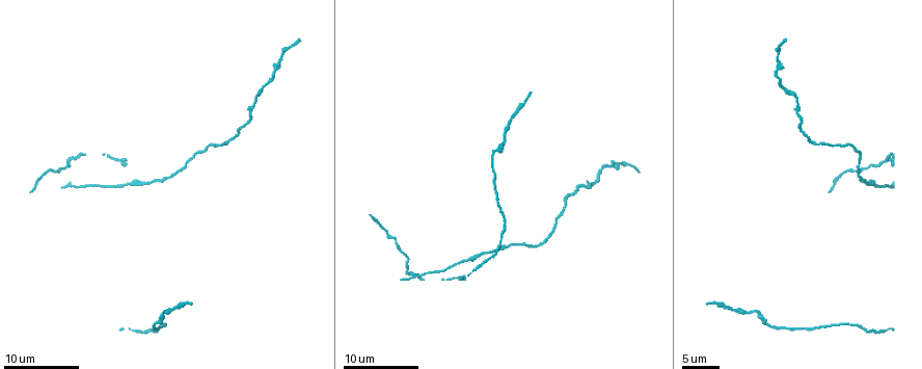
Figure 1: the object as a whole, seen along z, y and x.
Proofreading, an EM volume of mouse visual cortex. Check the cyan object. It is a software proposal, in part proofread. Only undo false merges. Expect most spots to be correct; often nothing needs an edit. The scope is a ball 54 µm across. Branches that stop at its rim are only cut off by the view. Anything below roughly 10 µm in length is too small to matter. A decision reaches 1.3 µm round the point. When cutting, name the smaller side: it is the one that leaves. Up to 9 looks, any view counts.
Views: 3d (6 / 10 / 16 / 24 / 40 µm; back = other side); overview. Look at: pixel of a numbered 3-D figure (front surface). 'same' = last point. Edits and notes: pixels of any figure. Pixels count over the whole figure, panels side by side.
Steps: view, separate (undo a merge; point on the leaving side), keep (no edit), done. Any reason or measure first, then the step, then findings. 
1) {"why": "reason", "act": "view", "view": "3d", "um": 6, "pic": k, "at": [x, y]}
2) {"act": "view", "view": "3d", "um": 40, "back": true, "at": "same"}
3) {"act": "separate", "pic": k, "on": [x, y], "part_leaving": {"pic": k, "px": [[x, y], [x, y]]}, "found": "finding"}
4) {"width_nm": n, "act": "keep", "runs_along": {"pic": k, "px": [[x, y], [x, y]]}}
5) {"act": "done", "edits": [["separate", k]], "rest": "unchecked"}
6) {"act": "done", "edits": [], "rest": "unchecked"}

{"act": "view", "view": "3d", "um": 10, "pic": 1, "at": [589, 185]}

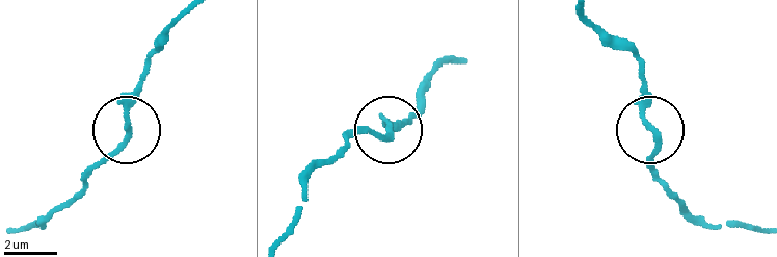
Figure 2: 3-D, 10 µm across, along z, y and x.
{"width_nm": 200, "act": "keep", "found": "one cell here"}

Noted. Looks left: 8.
{"why": "sudden change in width", "act": "view", "view": "3d", "um": 10, "pic": 1, "at": [776, 74]}

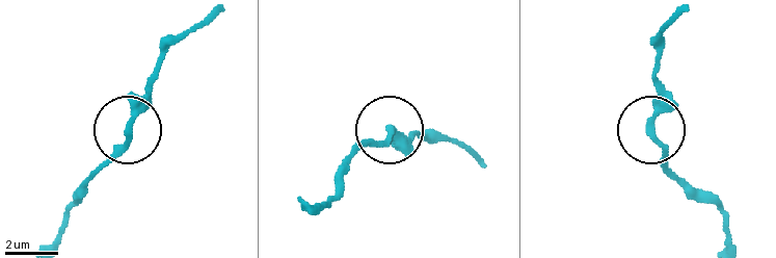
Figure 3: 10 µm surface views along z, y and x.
{"act": "view", "view": "3d", "um": 6, "pic": 3, "at": [391, 131]}

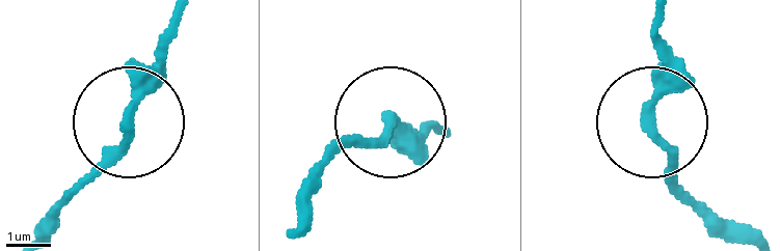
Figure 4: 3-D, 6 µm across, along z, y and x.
{"width_nm": 230, "act": "keep", "runs_along": {"pic": 4, "px": [[33, 235], [119, 139], [138, 72], [179, 16]]}, "found": "continuous, no second cell"}

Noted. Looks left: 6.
{"why": "sudden change in width", "act": "view", "view": "3d", "um": 10, "pic": 1, "at": [450, 267]}

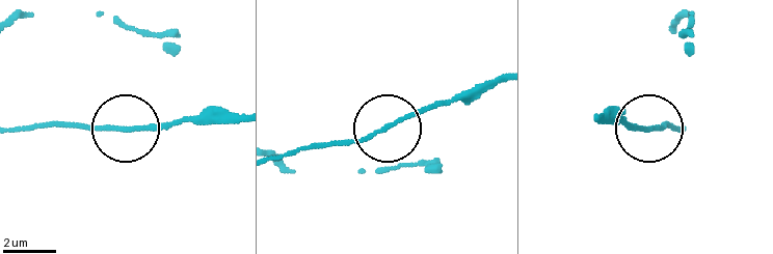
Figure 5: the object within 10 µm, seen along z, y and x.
{"act": "keep", "runs_along": {"pic": 5, "px": [[501, 76], [360, 138], [315, 147]]}, "found": "one cell here"}

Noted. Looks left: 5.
{"why": "sudden change in width", "act": "view", "view": "3d", "um": 16, "pic": 1, "at": [69, 186]}

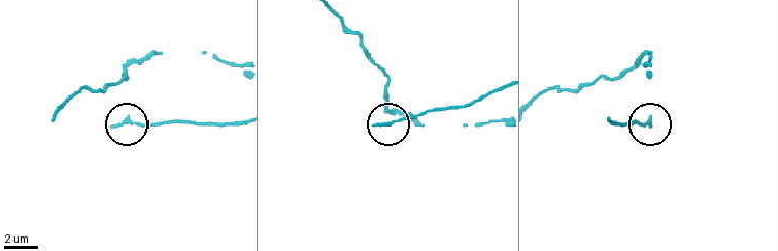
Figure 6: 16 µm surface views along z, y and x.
{"act": "view", "view": "3d", "um": 6, "pic": 6, "at": [392, 122]}

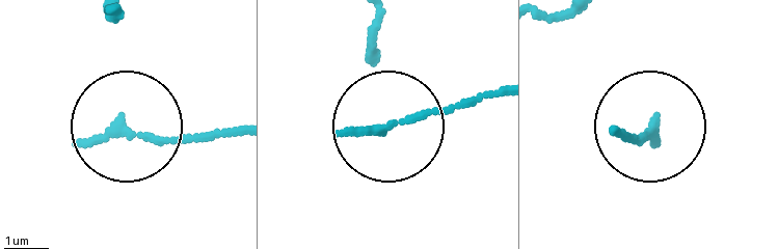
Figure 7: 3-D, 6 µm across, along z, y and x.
{"width_nm": 170, "act": "keep", "found": "one cell here"}

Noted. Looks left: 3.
{"act": "done", "edits": [], "rest": "unchecked"}

